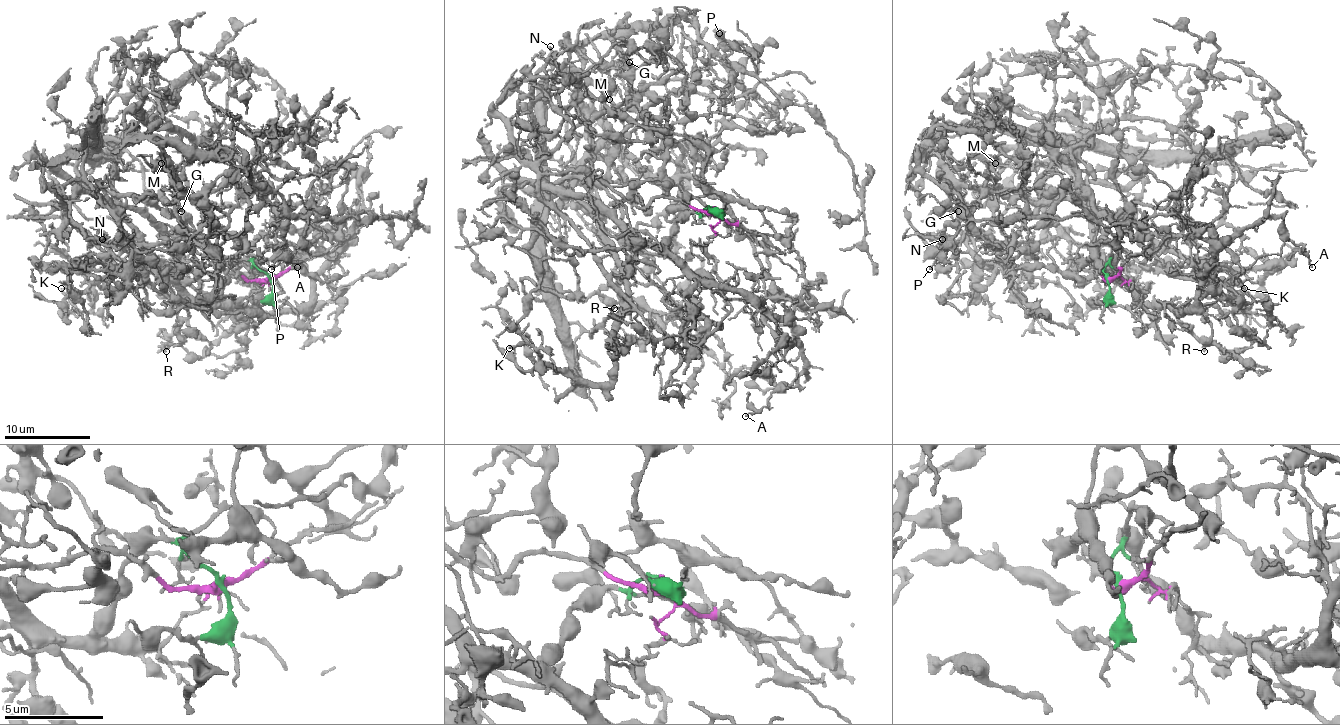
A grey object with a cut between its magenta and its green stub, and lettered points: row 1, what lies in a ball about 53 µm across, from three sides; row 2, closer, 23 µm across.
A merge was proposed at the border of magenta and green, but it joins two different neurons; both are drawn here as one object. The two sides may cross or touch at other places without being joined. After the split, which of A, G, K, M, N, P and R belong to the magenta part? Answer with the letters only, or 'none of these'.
N

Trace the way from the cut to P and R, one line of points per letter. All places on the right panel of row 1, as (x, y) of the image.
P: (1106, 278), (1108, 259), (1138, 302), (1080, 189), (966, 187), (933, 146), (909, 166), (968, 220), (929, 269)
R: (1106, 278), (1108, 259), (1143, 300), (1162, 302), (1195, 336), (1234, 356), (1218, 345), (1203, 352)

